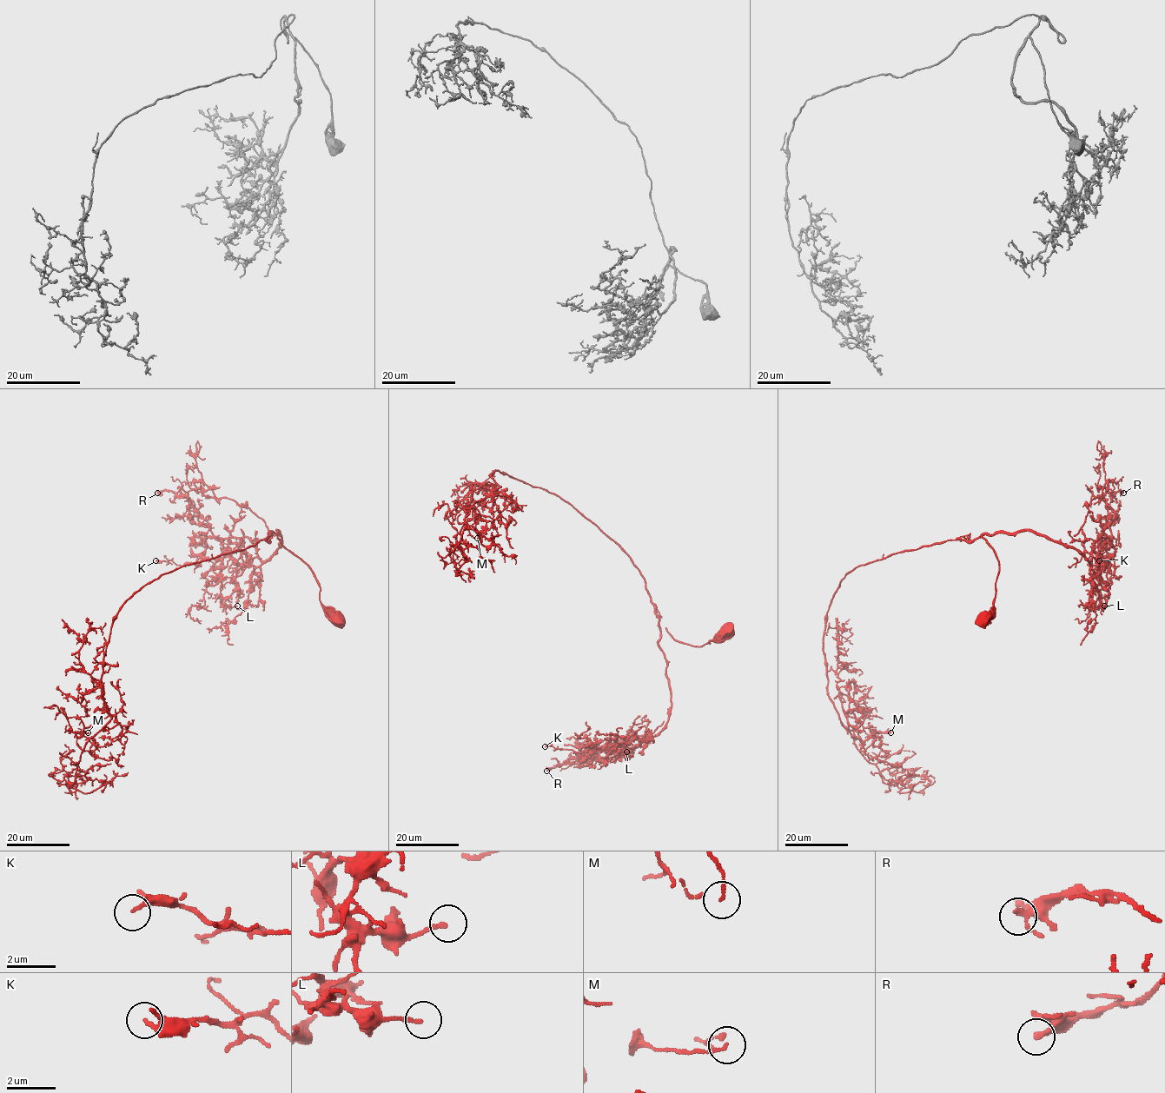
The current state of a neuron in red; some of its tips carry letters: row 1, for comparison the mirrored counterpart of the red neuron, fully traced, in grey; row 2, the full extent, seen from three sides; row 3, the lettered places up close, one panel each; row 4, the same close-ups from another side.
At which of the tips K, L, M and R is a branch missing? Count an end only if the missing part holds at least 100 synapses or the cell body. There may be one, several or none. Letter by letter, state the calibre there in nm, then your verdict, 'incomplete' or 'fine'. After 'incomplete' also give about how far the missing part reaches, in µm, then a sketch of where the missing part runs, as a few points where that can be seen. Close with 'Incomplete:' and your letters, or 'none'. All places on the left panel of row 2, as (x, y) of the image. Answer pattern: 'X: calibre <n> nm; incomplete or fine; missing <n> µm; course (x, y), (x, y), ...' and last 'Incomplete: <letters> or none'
K: calibre 110 nm; fine
L: calibre 180 nm; fine
M: calibre 90 nm; fine
R: calibre 260 nm; fine
Incomplete: none

